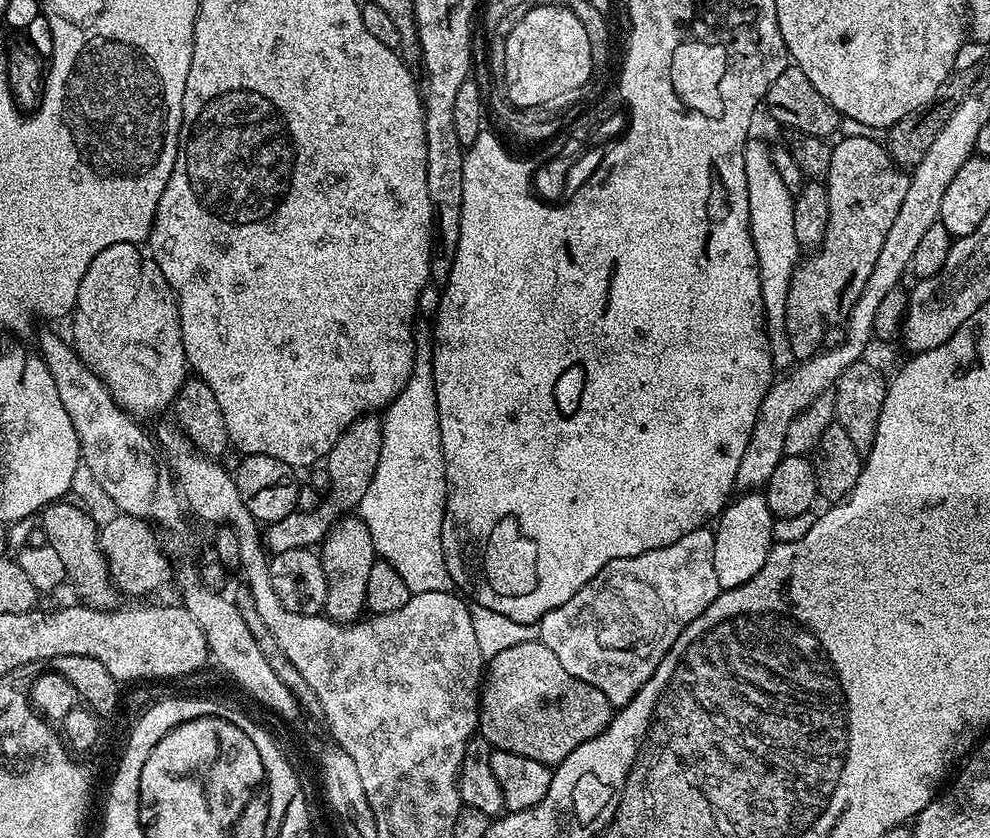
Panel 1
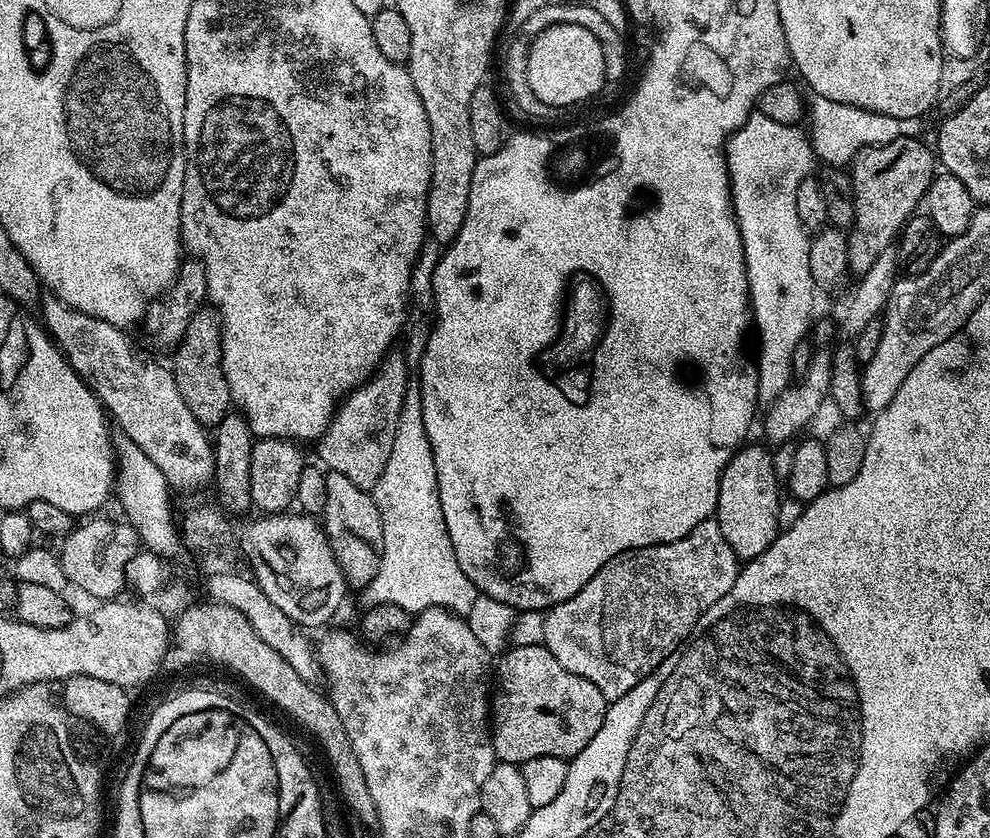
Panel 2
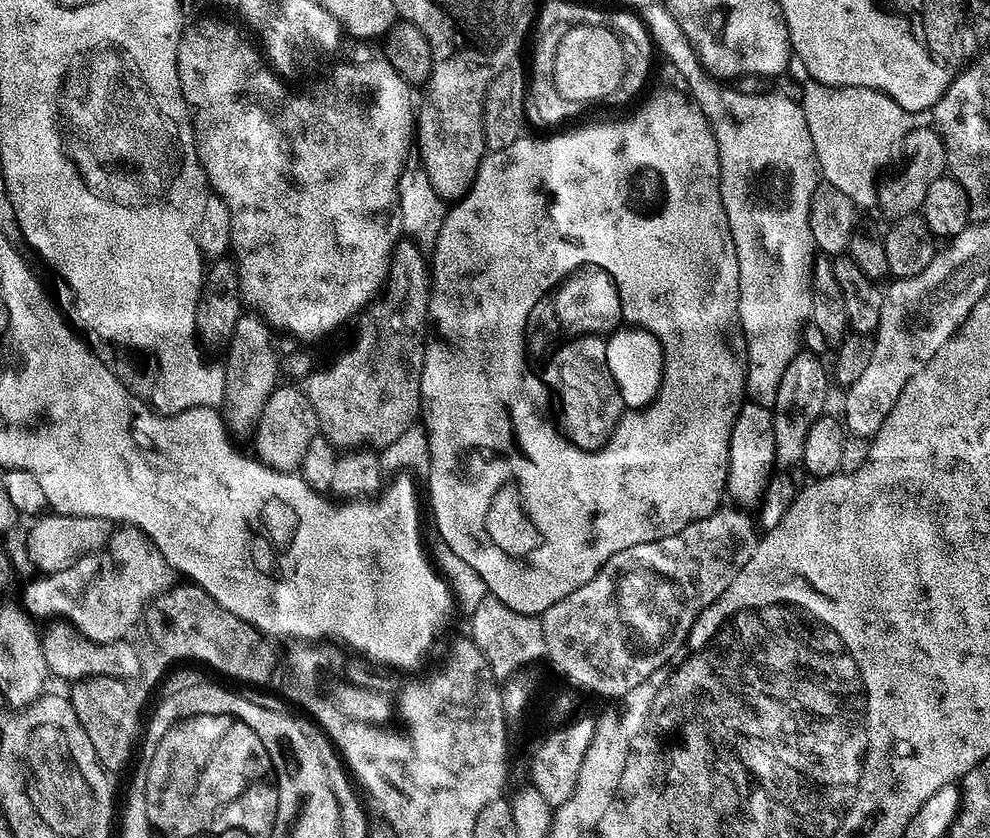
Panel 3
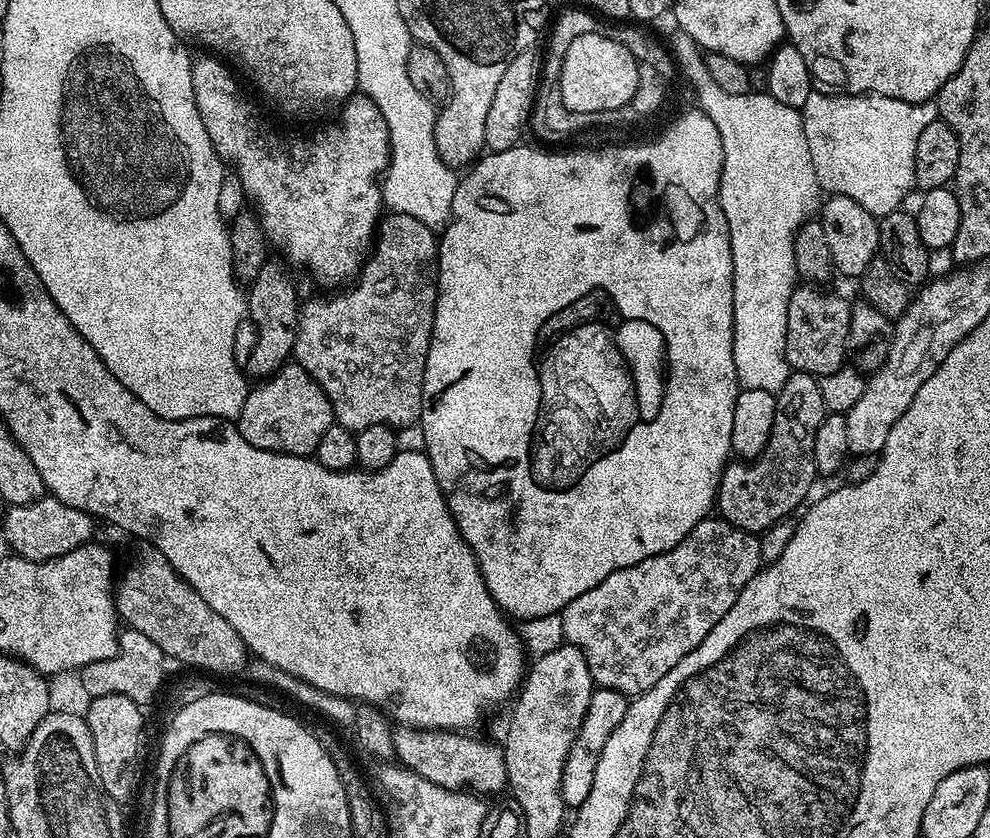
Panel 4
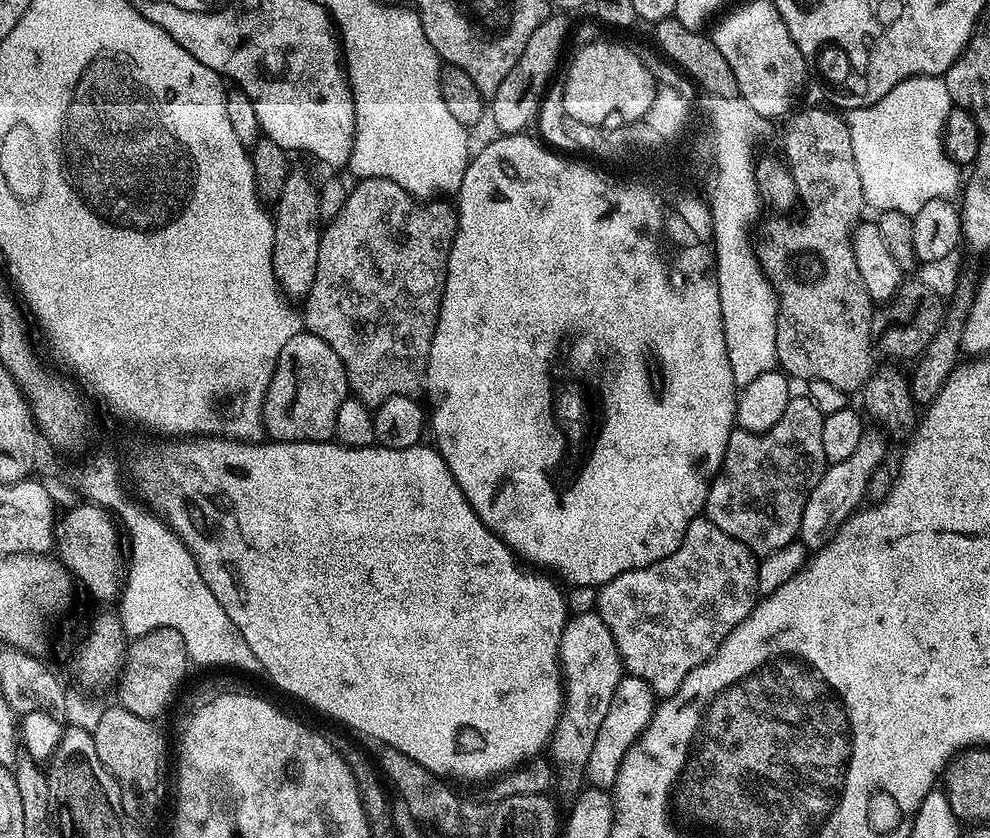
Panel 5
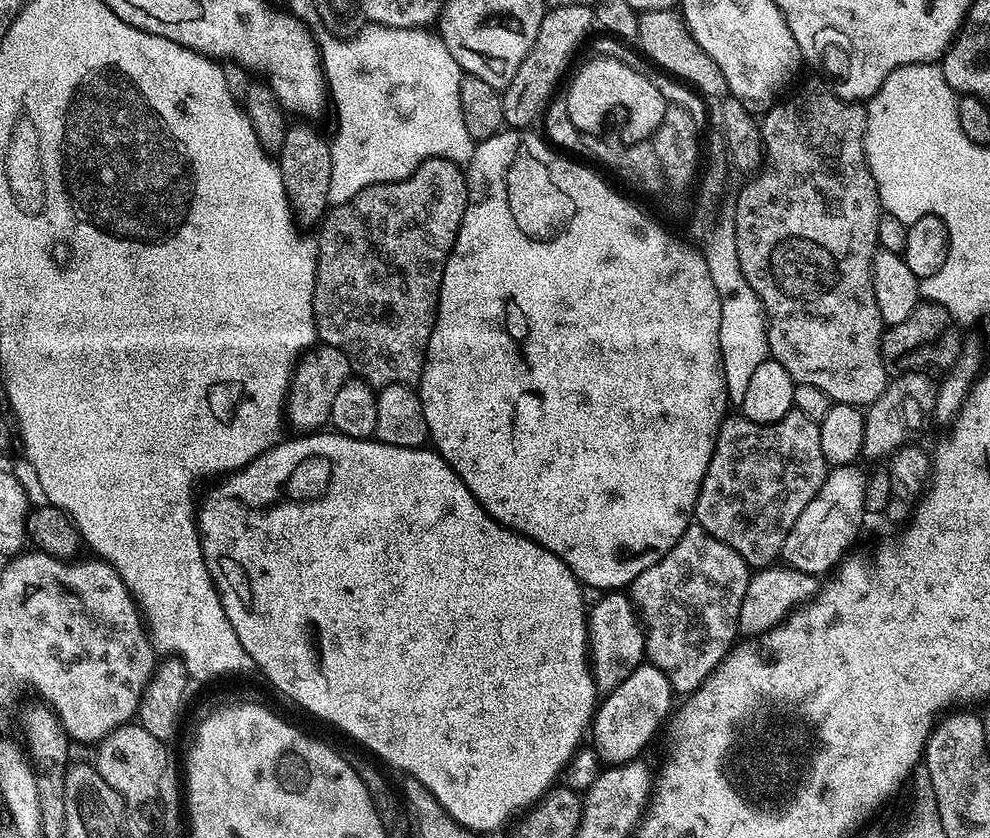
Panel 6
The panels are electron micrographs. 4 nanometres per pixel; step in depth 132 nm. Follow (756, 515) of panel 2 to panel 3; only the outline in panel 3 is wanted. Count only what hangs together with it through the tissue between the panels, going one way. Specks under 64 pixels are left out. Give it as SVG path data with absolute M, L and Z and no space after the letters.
M751 402L740 407L734 430L730 434L730 454L728 455L728 486L726 496L733 505L741 509L755 509L769 488L774 476L776 462L776 443L774 442L774 422L772 413Z

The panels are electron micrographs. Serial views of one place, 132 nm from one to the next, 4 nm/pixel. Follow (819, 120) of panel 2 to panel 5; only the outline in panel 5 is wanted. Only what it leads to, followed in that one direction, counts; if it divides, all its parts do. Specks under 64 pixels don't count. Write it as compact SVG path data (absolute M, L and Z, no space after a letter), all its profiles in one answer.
M915 76L898 82L898 86L894 86L886 98L878 98L878 102L870 106L847 109L850 146L858 166L864 202L869 209L876 208L877 213L898 210L912 217L918 210L922 210L922 206L926 206L926 202L951 197L951 192L961 187L961 169L949 160L944 150L944 123L953 107L950 90L946 90L943 76Z

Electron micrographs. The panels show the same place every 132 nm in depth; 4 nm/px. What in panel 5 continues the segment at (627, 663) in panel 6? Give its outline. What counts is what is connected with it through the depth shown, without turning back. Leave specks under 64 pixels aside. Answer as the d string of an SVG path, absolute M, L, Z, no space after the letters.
M595 611L572 616L562 630L559 652L560 670L562 673L562 687L564 700L555 728L551 733L550 752L552 748L551 763L558 773L558 784L565 788L569 794L577 791L576 779L581 779L586 762L590 758L590 750L594 750L594 742L598 739L598 730L602 730L602 721L610 710L610 702L620 685L621 676L625 675L624 665L620 663L620 655L616 649L608 627L602 622Z

